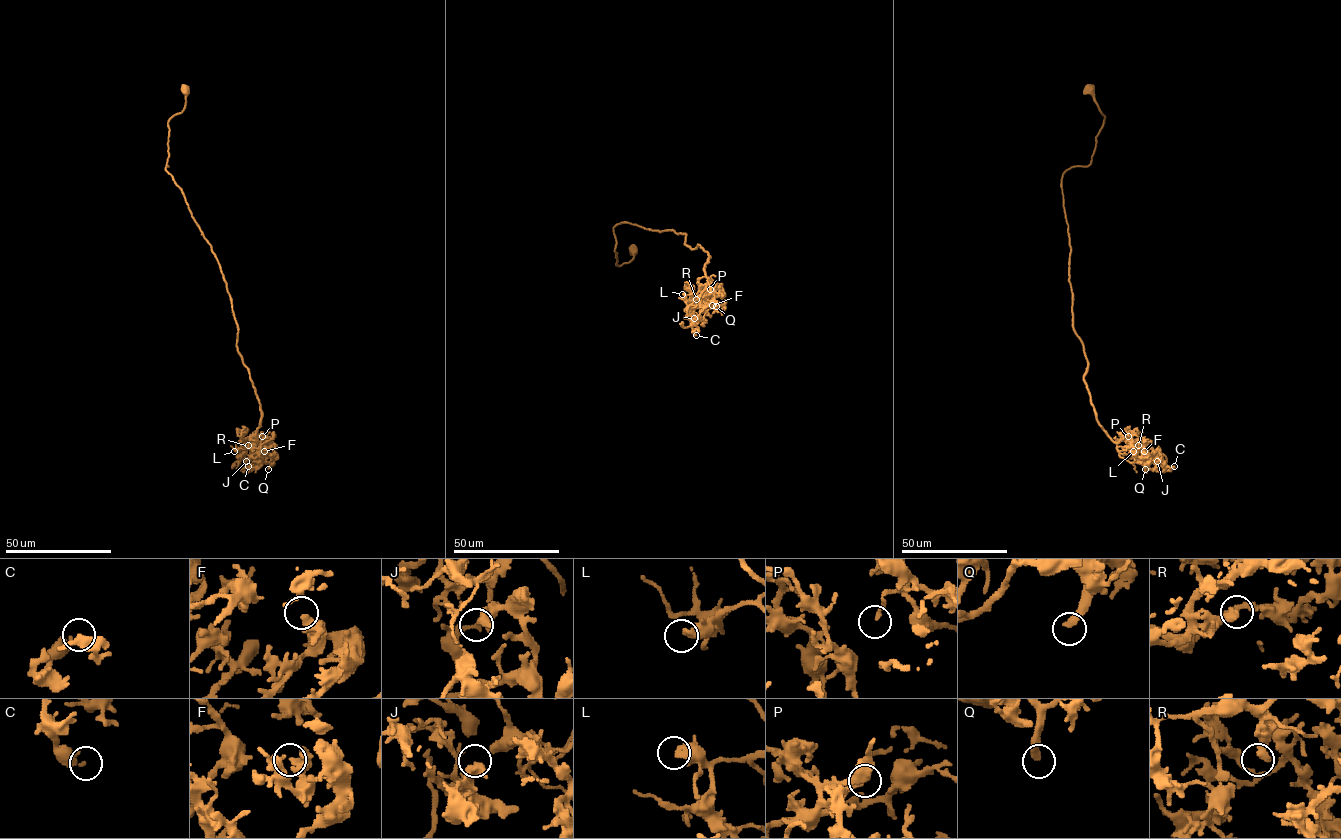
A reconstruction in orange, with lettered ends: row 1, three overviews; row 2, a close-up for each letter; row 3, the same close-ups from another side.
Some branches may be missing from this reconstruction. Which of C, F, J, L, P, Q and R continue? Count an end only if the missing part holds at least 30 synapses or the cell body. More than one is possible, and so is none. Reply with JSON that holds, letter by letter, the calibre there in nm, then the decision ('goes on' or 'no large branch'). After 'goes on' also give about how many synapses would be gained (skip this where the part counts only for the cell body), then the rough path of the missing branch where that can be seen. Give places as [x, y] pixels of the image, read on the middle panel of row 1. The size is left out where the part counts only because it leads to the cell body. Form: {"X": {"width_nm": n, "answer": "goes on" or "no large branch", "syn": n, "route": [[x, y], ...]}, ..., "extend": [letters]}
{"C": {"width_nm": 200, "answer": "no large branch"}, "F": {"width_nm": 320, "answer": "no large branch"}, "J": {"width_nm": 500, "answer": "no large branch"}, "L": {"width_nm": 280, "answer": "no large branch"}, "P": {"width_nm": 140, "answer": "no large branch"}, "Q": {"width_nm": 320, "answer": "goes on", "syn": 900, "route": [[716, 306], [700, 328], [688, 333], [689, 340], [698, 348], [690, 356]]}, "R": {"width_nm": 400, "answer": "no large branch"}, "extend": ["Q"]}

